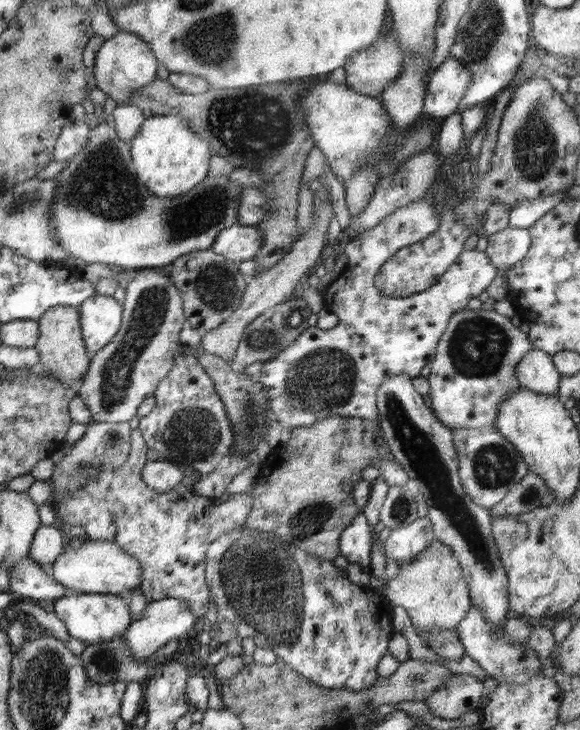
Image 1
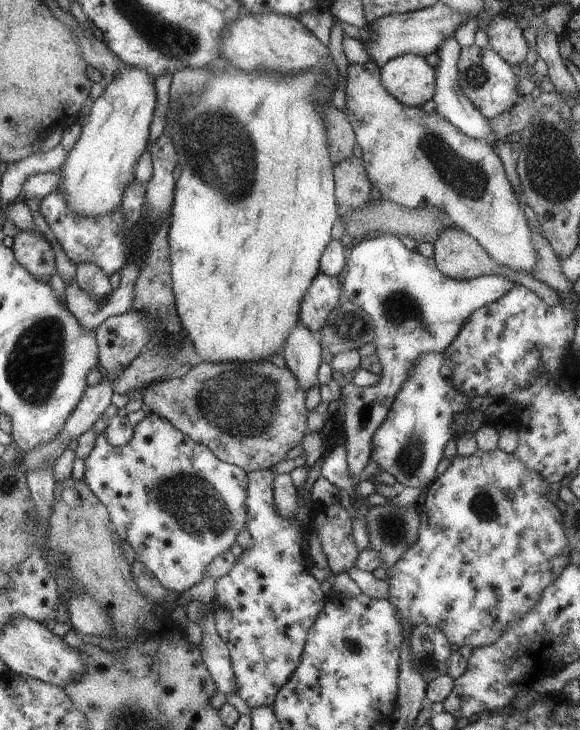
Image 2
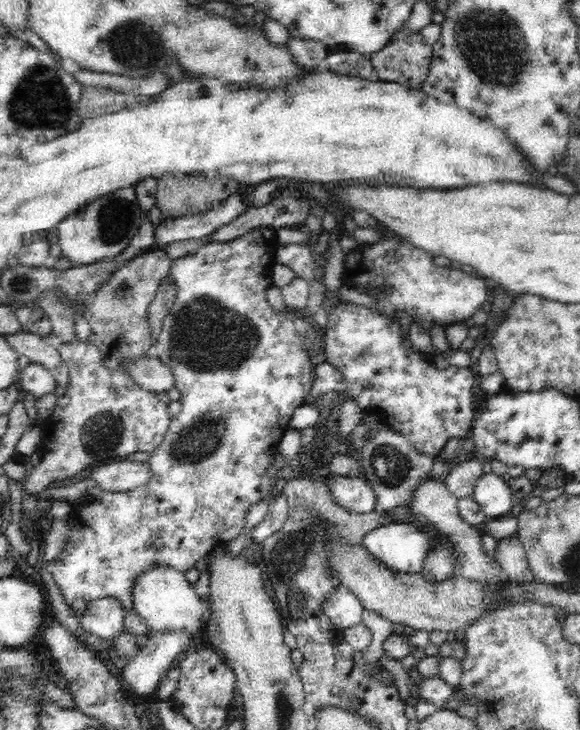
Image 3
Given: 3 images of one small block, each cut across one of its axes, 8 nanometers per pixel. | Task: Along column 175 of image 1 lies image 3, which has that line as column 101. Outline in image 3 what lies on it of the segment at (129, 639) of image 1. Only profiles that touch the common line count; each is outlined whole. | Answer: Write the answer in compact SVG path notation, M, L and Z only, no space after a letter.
M106 597L92 601L85 615L78 617L78 622L84 632L111 642L125 630L122 624L125 611L118 599Z

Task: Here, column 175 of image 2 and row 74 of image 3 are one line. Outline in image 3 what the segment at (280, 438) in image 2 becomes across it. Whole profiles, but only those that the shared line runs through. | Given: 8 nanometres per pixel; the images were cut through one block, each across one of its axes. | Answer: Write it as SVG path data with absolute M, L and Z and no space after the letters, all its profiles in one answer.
M405 24L403 30L400 31L394 39L387 44L387 47L382 48L379 52L373 53L370 58L373 68L376 70L380 81L384 82L396 82L409 88L421 90L421 85L424 84L425 76L429 72L429 64L432 60L432 52L434 46L427 46L423 42L423 38L420 31L408 32L405 30Z

